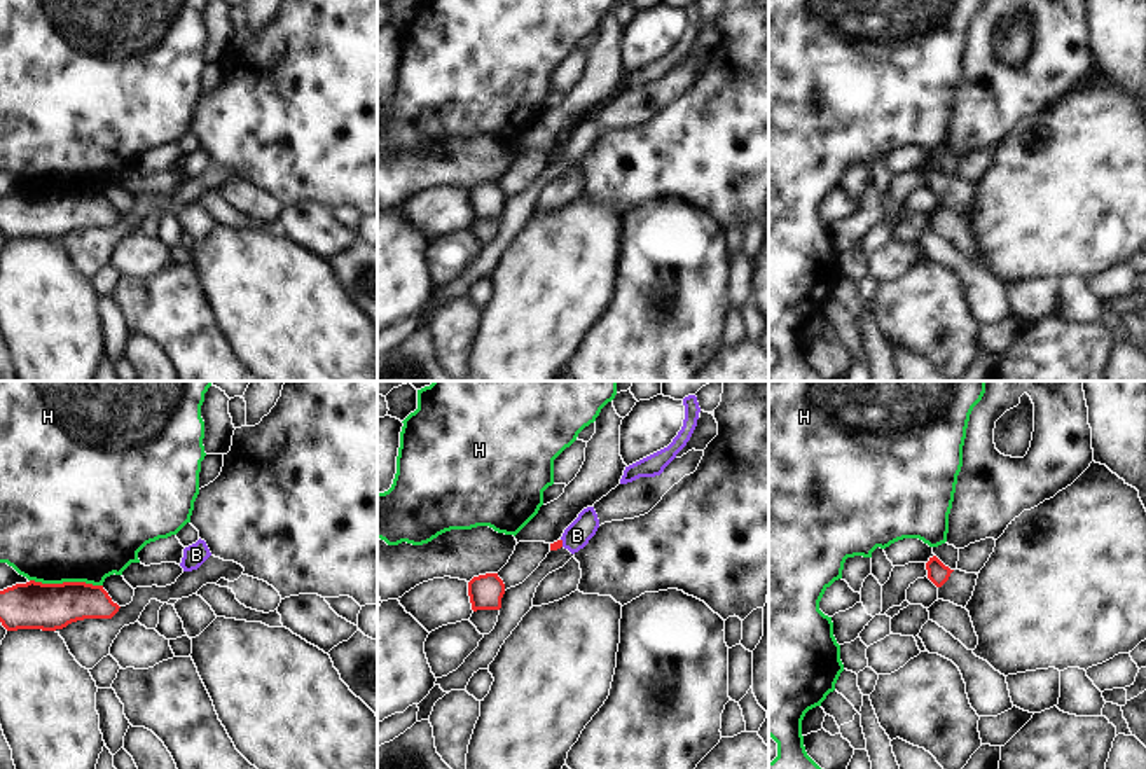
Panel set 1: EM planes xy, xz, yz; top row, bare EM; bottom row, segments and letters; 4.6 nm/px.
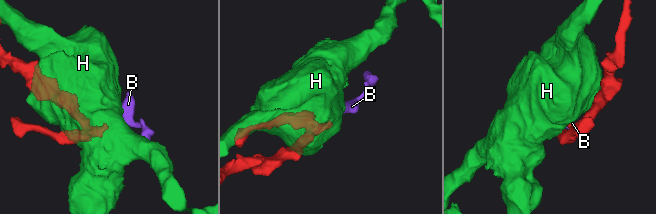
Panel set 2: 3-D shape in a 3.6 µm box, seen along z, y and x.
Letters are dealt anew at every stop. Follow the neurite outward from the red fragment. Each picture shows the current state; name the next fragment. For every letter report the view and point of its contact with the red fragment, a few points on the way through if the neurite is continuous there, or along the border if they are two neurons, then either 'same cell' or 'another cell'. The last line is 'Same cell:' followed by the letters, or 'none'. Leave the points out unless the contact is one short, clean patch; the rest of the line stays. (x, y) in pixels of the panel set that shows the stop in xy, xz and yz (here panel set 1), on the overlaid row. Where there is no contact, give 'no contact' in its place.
B: meets red in xz at (561, 542); runs through xz (558, 544), (561, 542), (577, 535); same cell
H: meets red in xy at (67, 582); another cell
Same cell: B

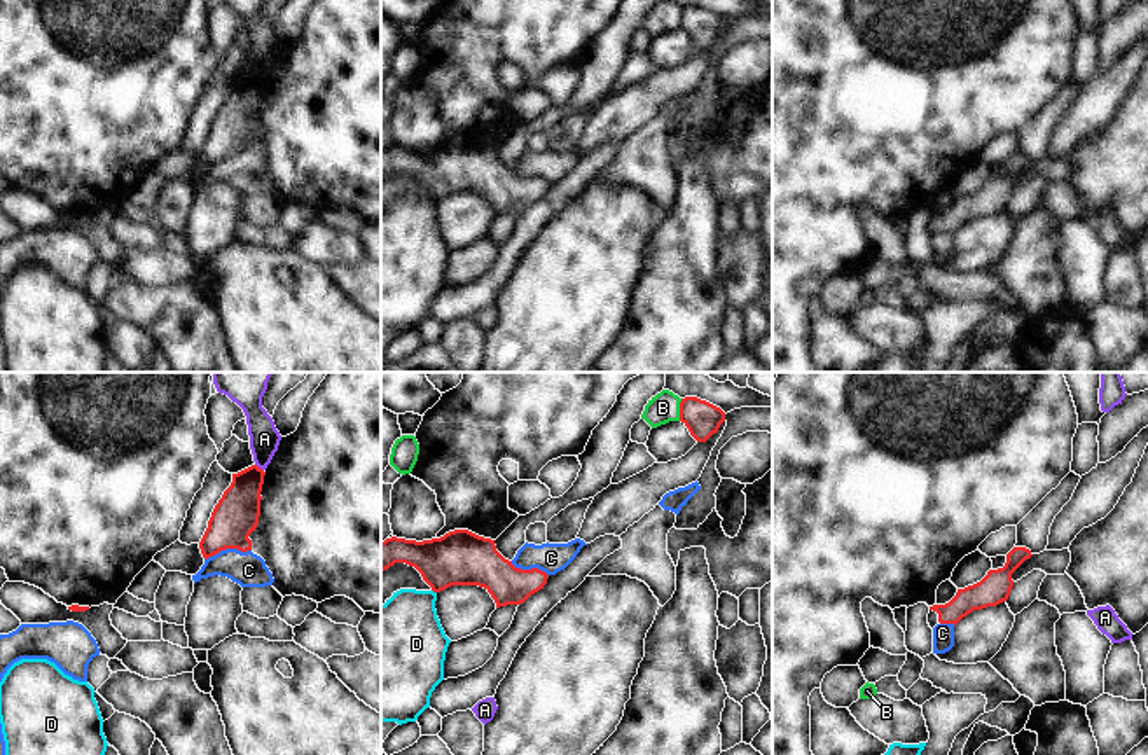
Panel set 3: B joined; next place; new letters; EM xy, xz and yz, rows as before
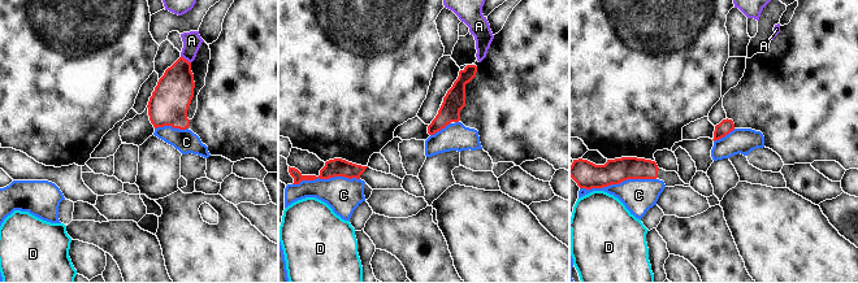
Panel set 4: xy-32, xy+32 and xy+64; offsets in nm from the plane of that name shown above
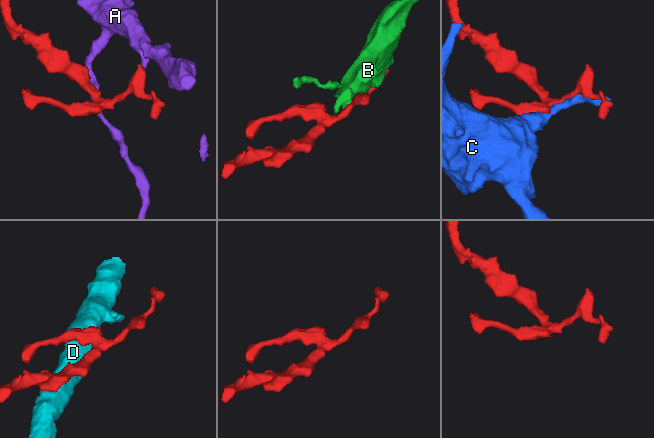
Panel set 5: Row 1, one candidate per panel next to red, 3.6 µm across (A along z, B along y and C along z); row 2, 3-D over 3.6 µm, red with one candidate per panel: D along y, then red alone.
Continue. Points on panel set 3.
A: meets red in xy at (257, 467); border along xy (255, 464), (262, 471); another cell
B: meets red in xz at (680, 409); border along xz (682, 399), (678, 420); another cell
C: meets red in xy at (228, 547); another cell
D: meets red in xz at (434, 591); another cell
Same cell: none

